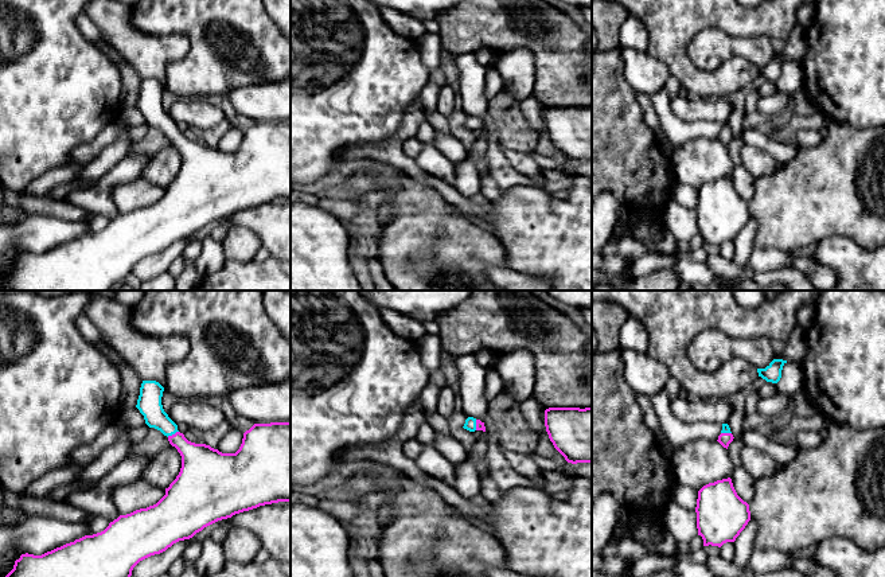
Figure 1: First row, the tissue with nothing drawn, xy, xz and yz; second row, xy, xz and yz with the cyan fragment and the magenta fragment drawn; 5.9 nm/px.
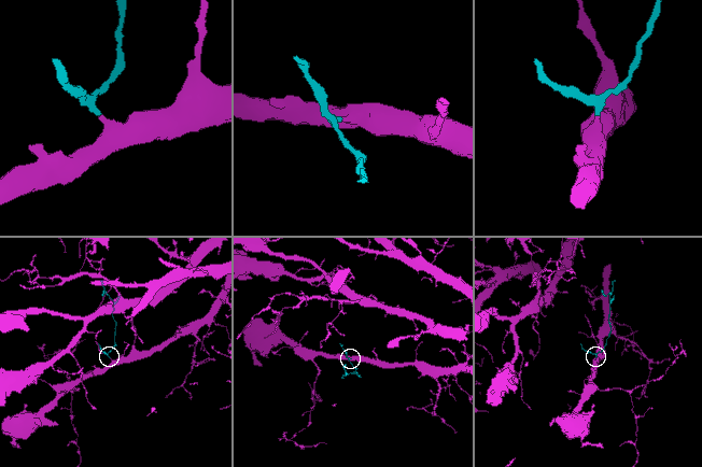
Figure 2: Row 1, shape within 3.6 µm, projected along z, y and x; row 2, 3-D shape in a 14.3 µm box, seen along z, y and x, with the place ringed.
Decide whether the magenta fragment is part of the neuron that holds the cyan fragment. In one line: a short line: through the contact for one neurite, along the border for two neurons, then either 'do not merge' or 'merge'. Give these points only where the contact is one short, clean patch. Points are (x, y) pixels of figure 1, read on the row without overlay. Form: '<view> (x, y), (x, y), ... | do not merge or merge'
xy (149, 100), (152, 110), (172, 132), (201, 163) | merge

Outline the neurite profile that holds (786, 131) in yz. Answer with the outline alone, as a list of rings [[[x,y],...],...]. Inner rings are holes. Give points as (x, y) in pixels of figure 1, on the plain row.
[[[818,110],[811,116],[792,113],[771,125],[767,133],[775,141],[796,145],[796,136],[800,130],[820,130],[827,126],[829,121],[830,118]]]

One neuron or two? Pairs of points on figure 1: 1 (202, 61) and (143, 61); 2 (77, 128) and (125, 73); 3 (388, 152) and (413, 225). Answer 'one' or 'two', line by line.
1: two
2: two
3: two

